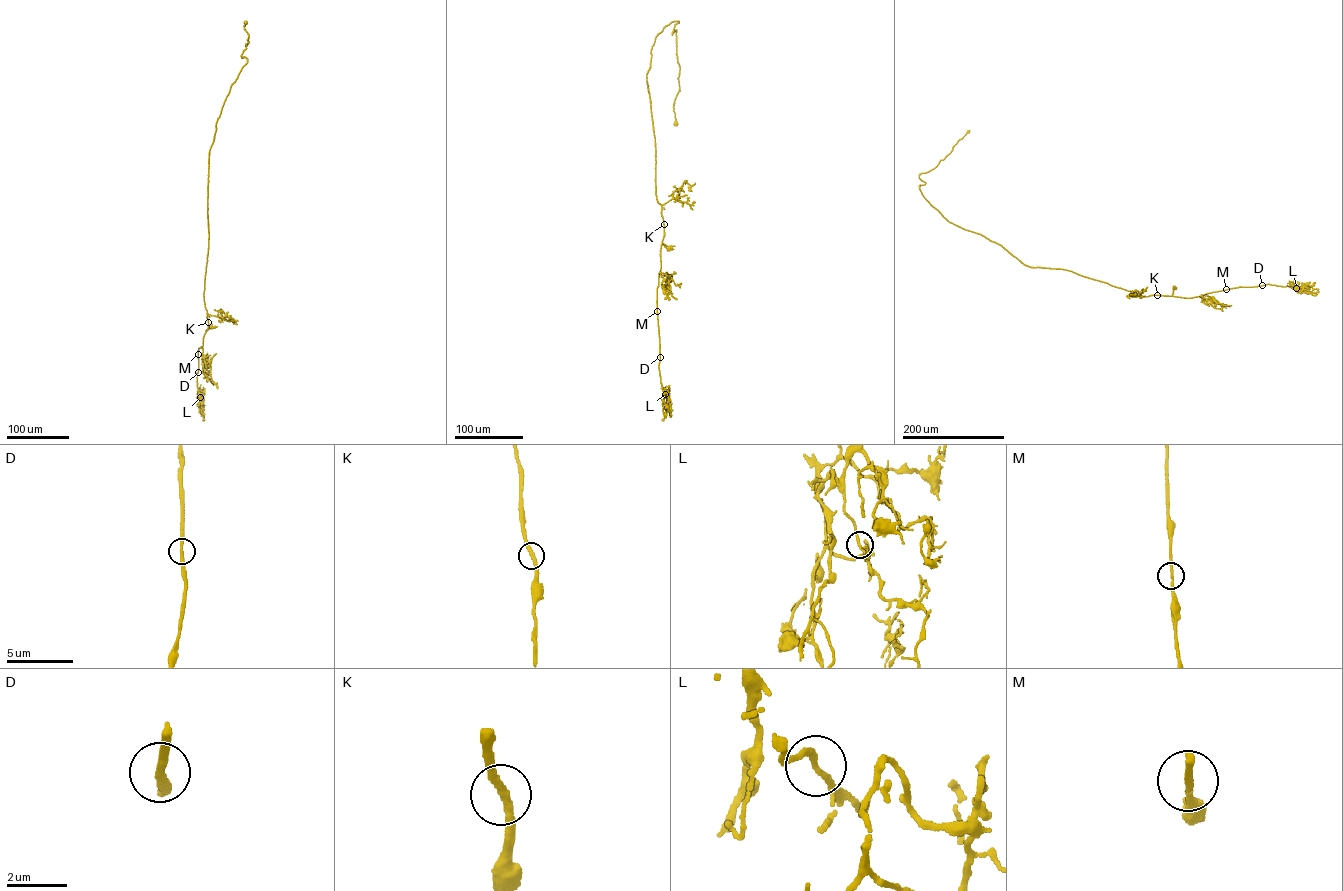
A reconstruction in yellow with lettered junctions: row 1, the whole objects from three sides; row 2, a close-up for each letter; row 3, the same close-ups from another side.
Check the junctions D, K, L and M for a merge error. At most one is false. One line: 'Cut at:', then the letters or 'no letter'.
Cut at: no letter

